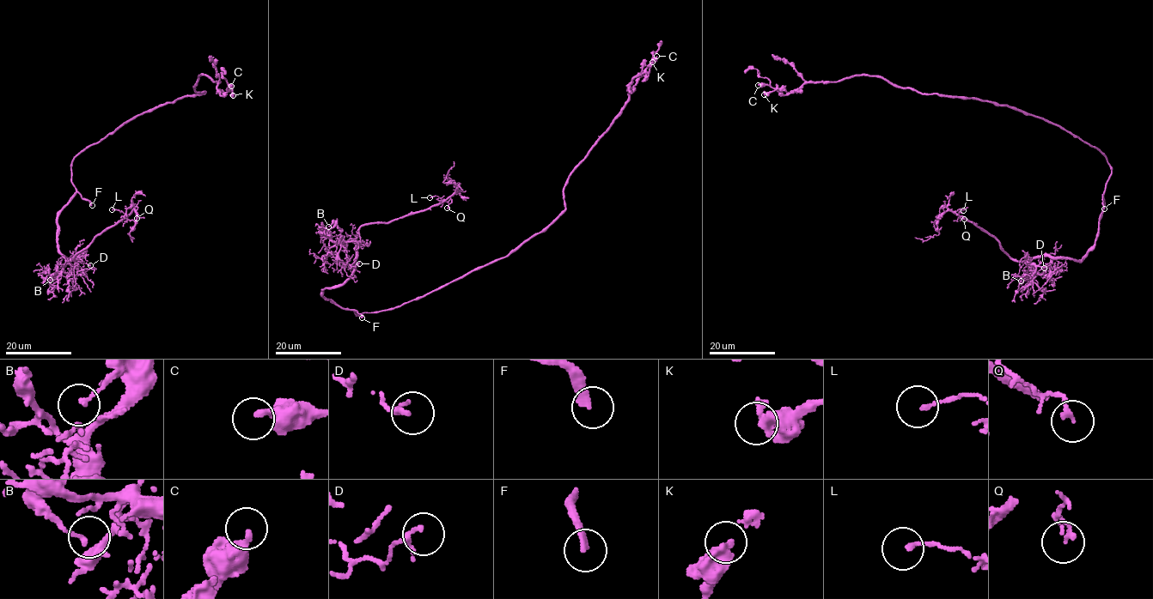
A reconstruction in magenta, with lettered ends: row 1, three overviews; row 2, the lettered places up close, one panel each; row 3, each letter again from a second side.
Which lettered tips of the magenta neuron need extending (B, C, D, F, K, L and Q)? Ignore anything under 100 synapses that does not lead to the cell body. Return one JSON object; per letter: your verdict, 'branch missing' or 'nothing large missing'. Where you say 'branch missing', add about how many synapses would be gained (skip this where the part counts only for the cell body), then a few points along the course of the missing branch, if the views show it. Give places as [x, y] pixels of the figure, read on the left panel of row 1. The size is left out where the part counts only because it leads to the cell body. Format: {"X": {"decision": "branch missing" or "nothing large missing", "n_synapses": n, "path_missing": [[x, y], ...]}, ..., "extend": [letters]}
{"B": {"decision": "nothing large missing"}, "C": {"decision": "nothing large missing"}, "D": {"decision": "nothing large missing"}, "F": {"decision": "branch missing", "path_missing": [[92, 205], [94, 220], [107, 251], [102, 263]]}, "K": {"decision": "nothing large missing"}, "L": {"decision": "nothing large missing"}, "Q": {"decision": "nothing large missing"}, "extend": ["F"]}

